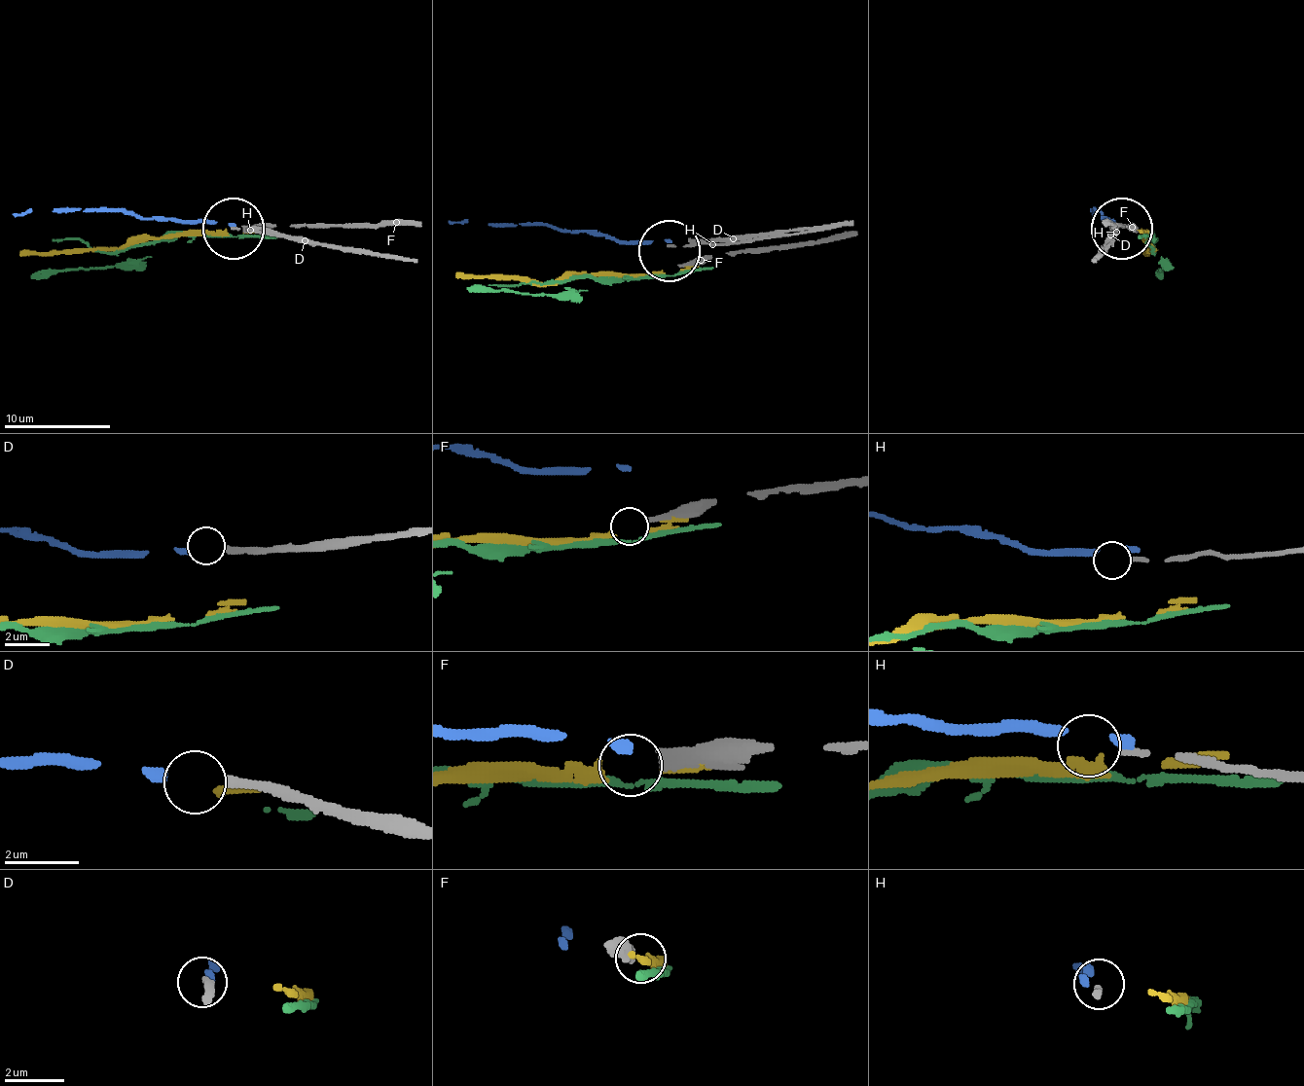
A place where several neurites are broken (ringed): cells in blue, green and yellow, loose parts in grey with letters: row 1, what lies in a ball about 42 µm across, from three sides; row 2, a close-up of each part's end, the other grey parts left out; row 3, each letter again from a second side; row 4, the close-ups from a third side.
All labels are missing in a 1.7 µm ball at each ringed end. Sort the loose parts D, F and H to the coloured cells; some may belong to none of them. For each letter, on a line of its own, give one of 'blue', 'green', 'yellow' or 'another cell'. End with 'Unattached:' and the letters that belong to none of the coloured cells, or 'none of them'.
D: another cell
F: another cell
H: another cell
Unattached: D, F, H

